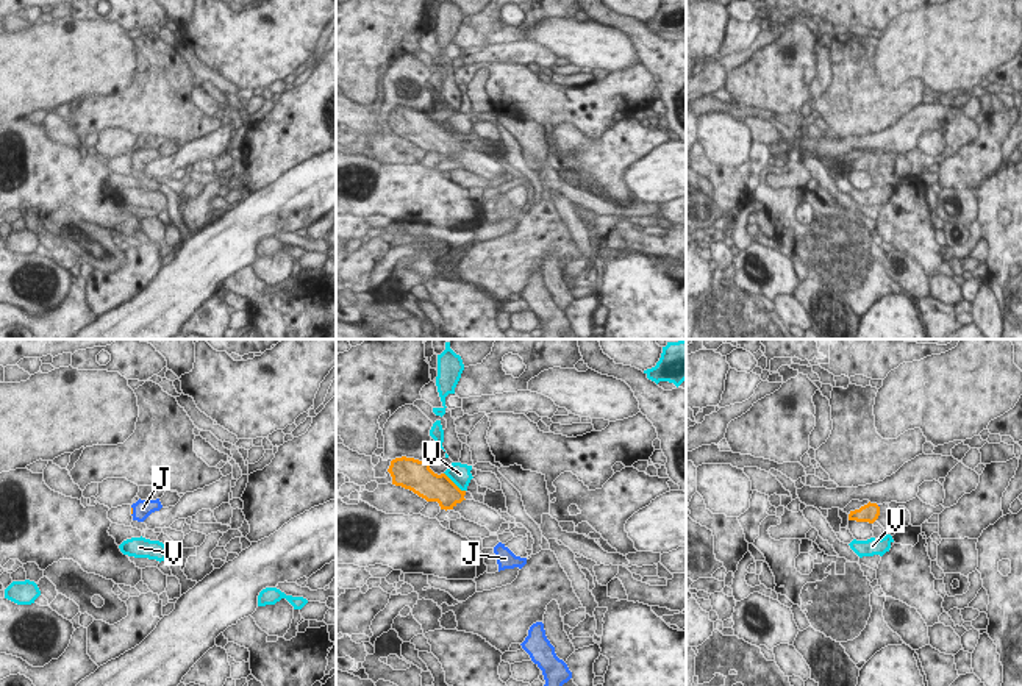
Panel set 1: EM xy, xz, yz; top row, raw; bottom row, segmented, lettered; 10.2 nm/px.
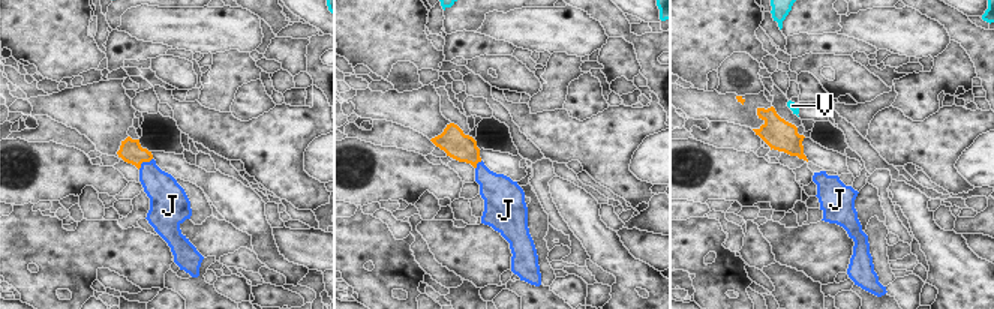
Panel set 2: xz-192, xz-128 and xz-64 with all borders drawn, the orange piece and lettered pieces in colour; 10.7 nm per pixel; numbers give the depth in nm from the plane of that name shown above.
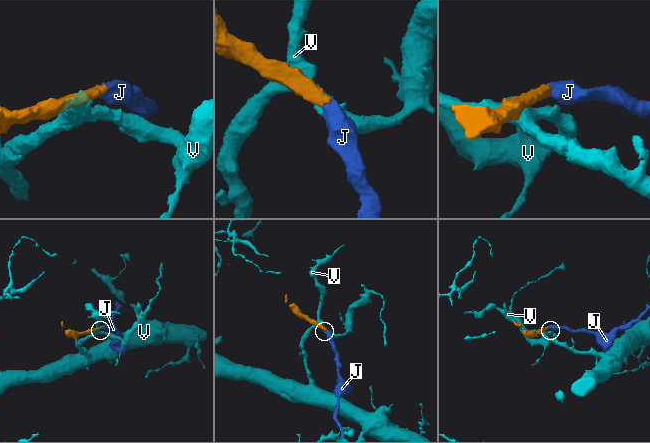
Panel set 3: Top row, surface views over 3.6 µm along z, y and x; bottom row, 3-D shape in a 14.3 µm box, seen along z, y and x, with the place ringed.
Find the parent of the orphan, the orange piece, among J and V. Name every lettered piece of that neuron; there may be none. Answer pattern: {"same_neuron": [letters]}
{"same_neuron": ["J"]}

